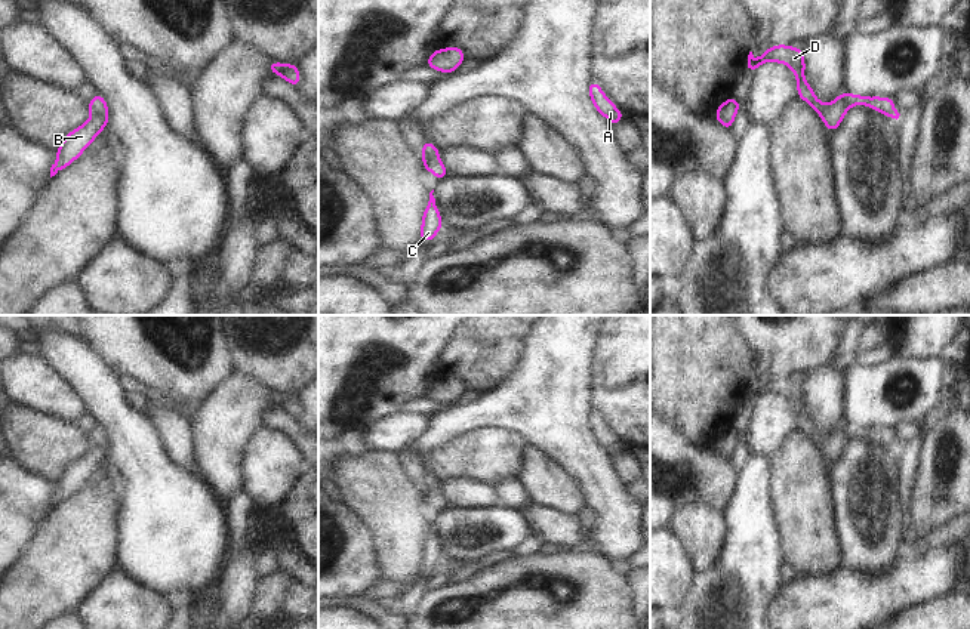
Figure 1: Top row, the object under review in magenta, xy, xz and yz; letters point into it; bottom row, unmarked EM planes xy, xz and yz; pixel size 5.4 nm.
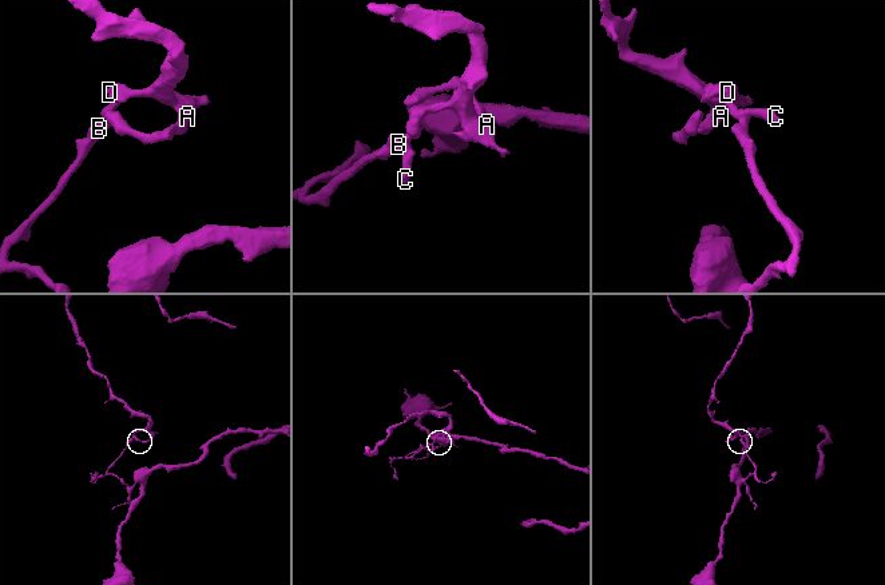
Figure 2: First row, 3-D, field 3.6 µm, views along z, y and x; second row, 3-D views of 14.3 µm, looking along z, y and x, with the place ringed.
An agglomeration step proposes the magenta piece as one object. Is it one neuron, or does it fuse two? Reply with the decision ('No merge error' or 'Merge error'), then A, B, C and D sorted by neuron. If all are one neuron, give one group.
Merge error. Groups: A C D / B.

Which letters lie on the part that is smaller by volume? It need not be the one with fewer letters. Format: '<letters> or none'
A, C, D.

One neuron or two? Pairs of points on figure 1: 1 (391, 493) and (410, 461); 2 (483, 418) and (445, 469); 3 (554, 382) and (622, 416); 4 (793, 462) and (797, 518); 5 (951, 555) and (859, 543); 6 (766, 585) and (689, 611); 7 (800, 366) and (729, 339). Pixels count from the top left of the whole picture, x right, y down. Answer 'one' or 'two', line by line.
1: two
2: two
3: two
4: one
5: two
6: one
7: two

